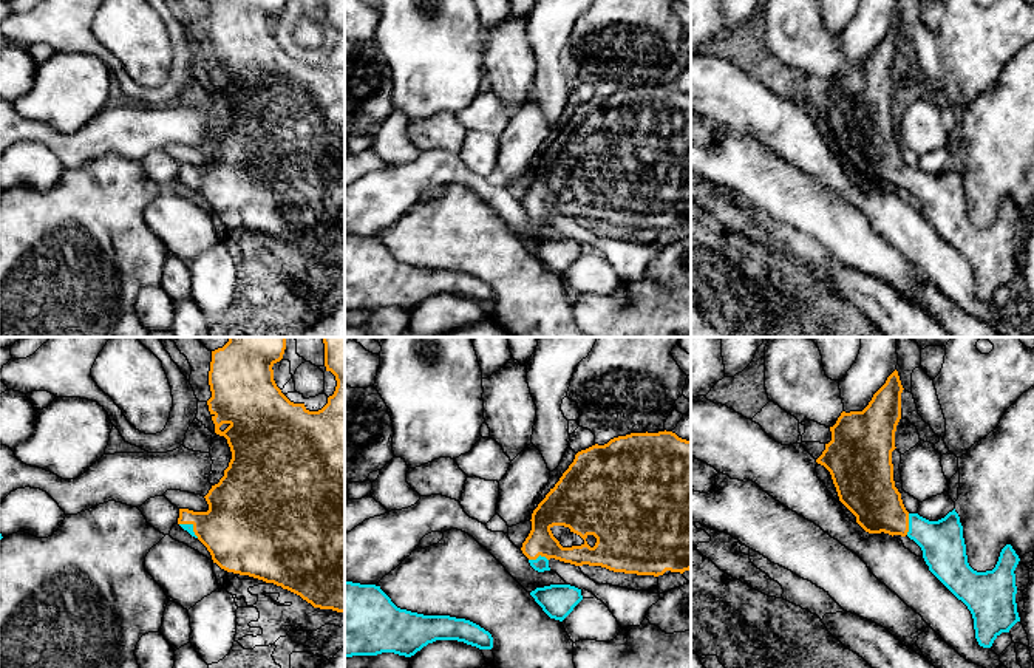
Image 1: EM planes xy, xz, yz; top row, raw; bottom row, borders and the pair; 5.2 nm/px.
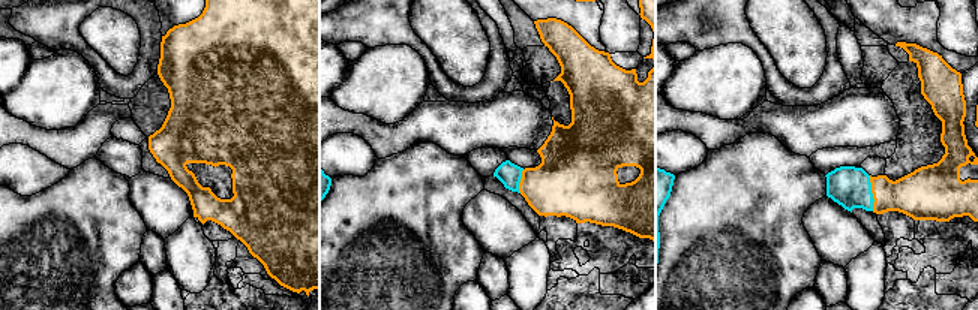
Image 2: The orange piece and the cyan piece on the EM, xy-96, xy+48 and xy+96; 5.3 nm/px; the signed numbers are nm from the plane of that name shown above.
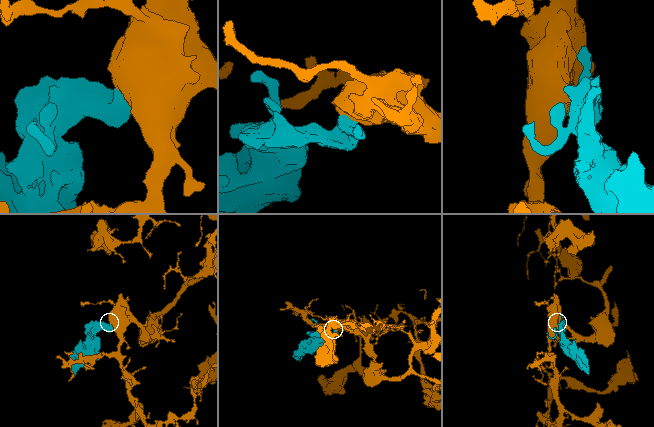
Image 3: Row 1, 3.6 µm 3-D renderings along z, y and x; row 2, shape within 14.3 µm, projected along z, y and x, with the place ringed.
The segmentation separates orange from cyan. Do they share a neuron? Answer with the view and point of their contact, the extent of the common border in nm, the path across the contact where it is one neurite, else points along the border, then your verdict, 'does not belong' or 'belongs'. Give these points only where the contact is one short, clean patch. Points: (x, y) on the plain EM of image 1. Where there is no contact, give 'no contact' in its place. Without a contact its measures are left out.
contact yz (908, 178); length 110 nm; way yz (870, 149), (895, 173), (908, 178), (942, 195); belongs

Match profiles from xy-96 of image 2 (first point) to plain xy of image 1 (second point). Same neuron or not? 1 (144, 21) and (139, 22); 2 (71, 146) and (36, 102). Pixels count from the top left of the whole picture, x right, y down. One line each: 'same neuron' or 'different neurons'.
1: different neurons
2: different neurons

